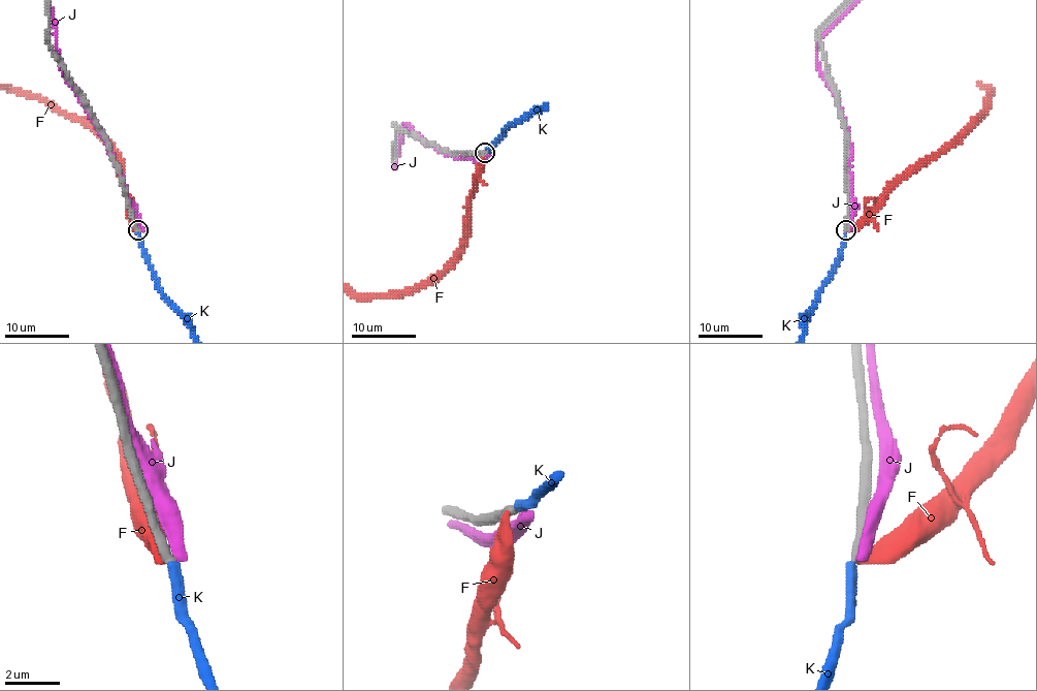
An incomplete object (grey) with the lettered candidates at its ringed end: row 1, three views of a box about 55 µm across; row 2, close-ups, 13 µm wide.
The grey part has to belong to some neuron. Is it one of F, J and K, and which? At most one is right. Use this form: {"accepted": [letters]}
{"accepted": ["K"]}

